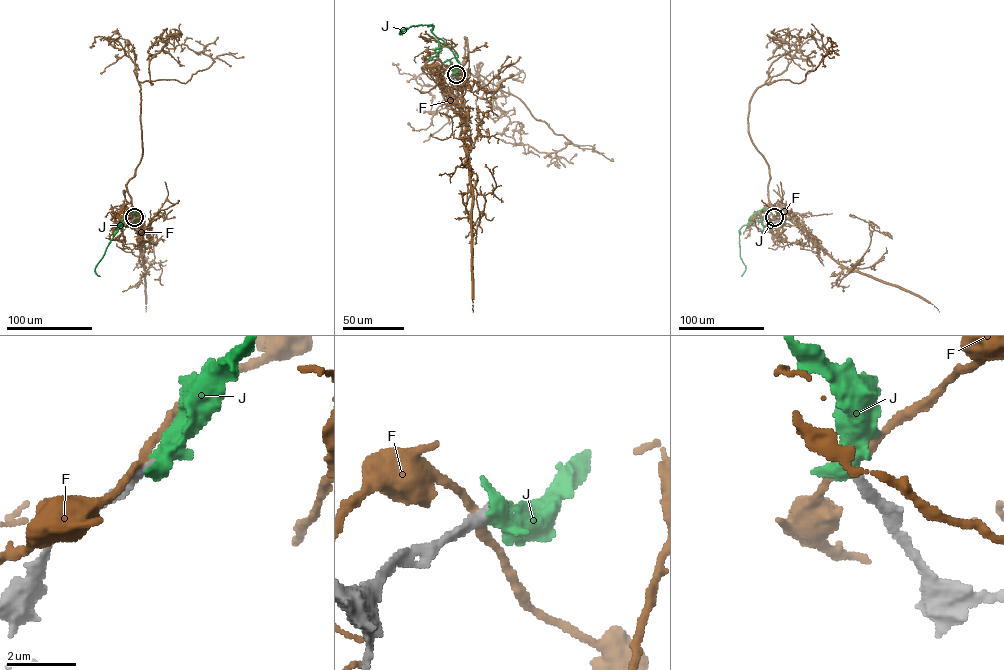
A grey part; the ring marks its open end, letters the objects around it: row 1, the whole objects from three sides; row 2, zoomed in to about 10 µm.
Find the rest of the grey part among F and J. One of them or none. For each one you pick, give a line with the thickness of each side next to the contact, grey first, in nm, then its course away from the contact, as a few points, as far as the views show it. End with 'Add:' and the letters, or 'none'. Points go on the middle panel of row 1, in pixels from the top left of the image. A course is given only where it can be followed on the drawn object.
J: Thickness 280 nm (grey) against 600 nm. Its course: (456, 74), (460, 72), (460, 64), (448, 46), (432, 31), (432, 25), (410, 26), (399, 33), (407, 27)
Add: J

